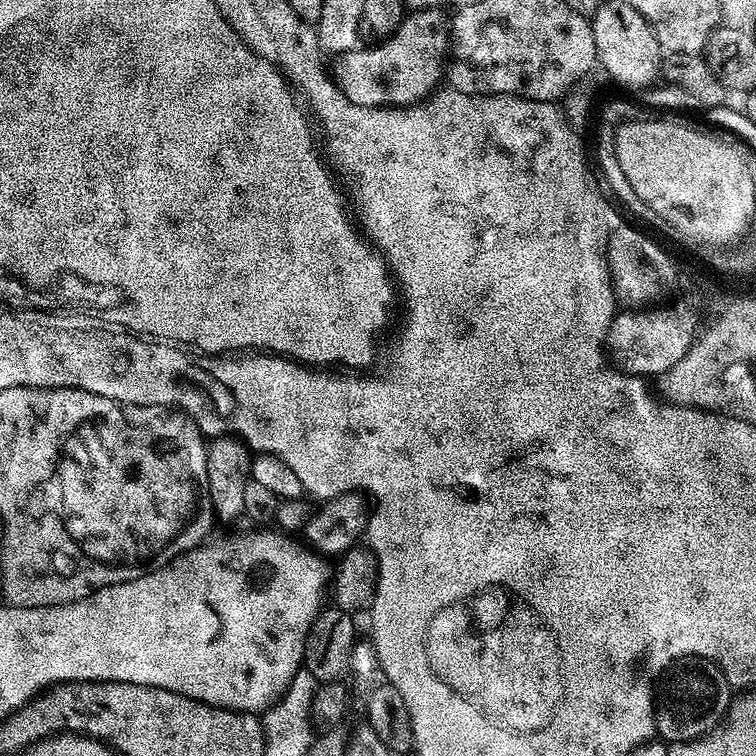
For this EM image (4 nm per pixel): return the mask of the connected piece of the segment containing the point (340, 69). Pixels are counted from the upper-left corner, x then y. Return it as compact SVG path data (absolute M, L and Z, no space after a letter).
M427 8L425 12L412 12L405 15L404 21L394 31L383 37L373 48L357 46L352 52L346 52L334 64L336 84L346 94L350 102L367 108L402 108L428 100L433 92L441 87L446 72L446 57L450 52L450 20L443 16L440 8Z

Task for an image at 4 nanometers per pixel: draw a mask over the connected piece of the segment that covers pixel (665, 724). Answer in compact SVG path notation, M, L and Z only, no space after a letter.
M692 662L684 667L688 666L681 672L673 671L668 692L661 691L655 699L656 736L668 744L699 740L707 732L713 732L728 715L734 699L734 690L726 682L717 664Z

